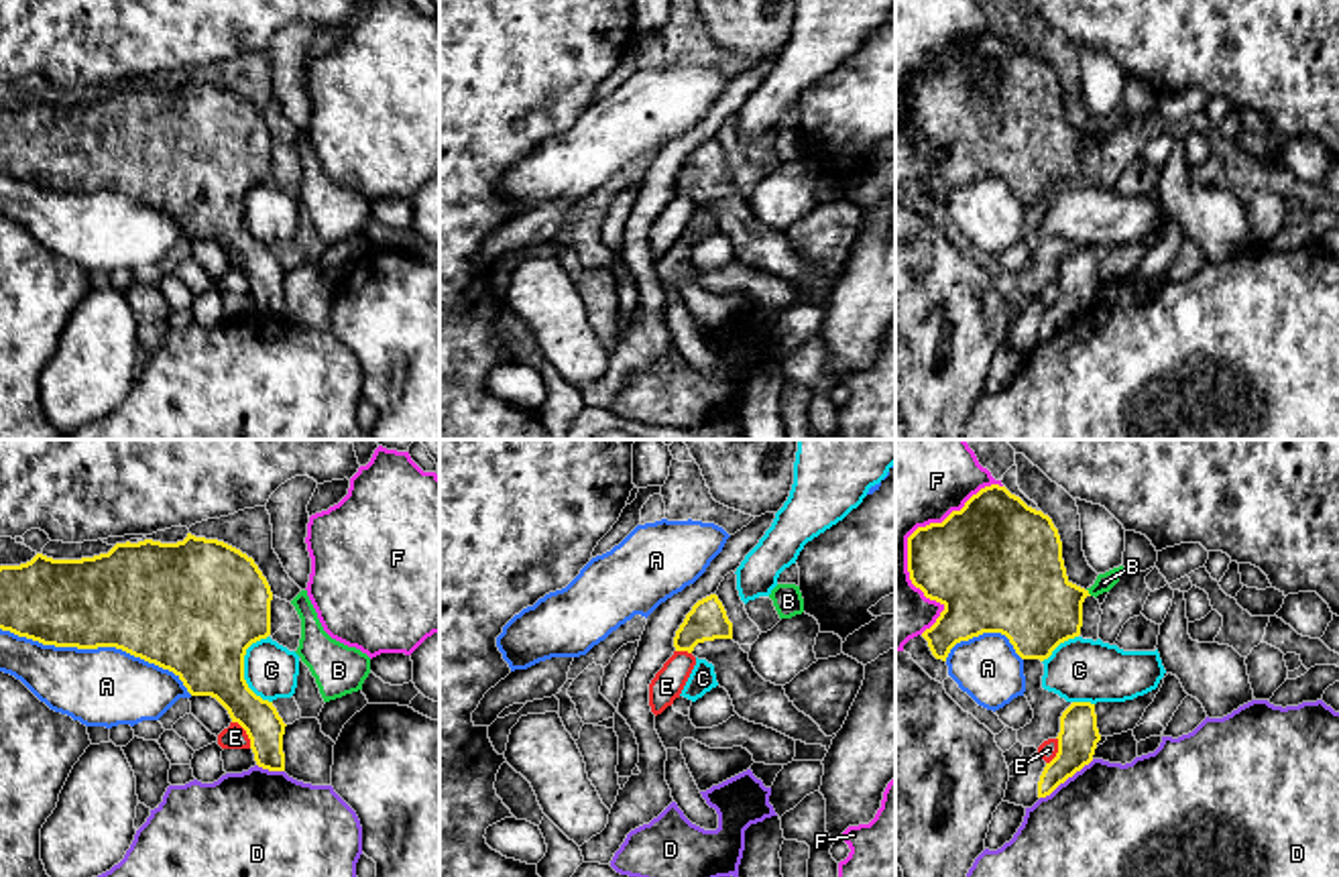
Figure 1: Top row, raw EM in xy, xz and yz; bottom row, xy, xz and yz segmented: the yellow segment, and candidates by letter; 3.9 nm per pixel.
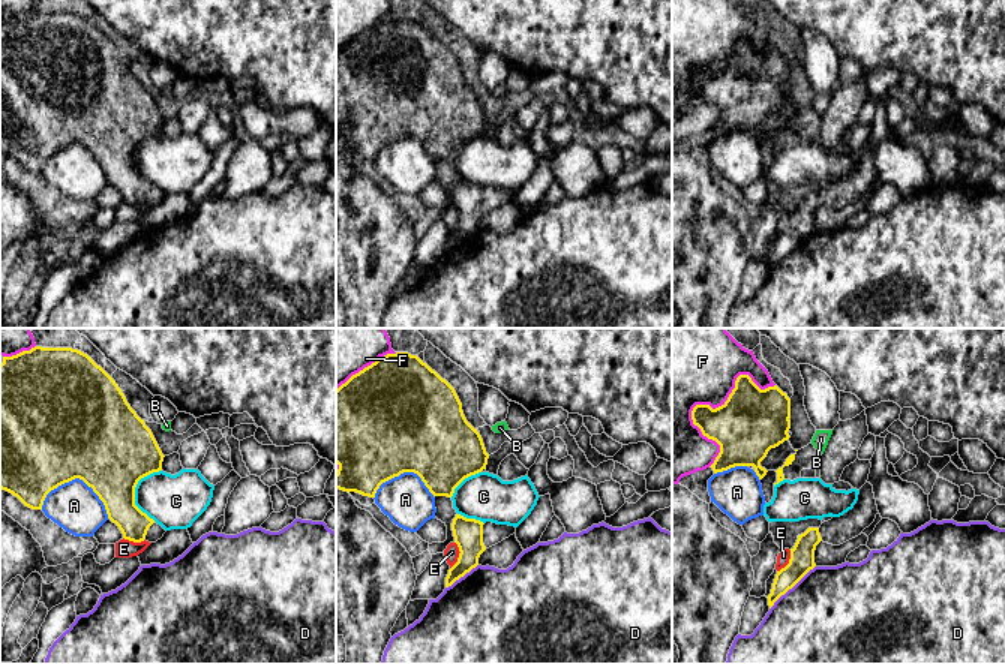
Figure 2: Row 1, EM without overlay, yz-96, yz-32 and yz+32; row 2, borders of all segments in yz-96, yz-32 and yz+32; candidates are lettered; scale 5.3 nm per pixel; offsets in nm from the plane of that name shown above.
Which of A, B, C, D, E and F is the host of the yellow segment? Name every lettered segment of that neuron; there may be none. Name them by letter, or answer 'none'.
none

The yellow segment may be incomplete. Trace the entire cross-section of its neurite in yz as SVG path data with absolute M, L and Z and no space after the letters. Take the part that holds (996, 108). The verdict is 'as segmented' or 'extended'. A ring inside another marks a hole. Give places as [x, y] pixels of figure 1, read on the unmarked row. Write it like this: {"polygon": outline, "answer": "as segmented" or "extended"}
{"polygon": "M999 28L981 33L942 67L918 71L908 81L908 116L926 142L944 151L922 177L942 206L956 187L983 177L1001 177L1022 203L1044 206L1060 187L1081 179L1083 147L1091 140L1068 124L1052 63Z", "answer": "as segmented"}

